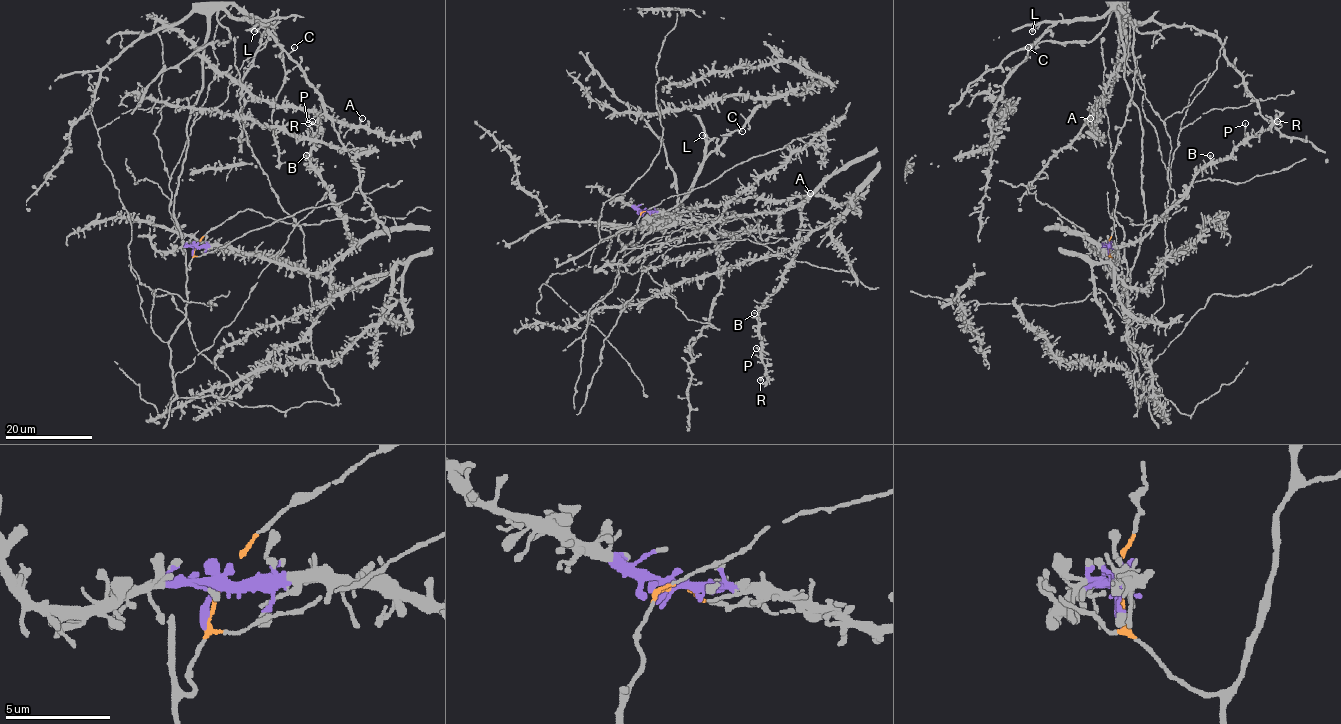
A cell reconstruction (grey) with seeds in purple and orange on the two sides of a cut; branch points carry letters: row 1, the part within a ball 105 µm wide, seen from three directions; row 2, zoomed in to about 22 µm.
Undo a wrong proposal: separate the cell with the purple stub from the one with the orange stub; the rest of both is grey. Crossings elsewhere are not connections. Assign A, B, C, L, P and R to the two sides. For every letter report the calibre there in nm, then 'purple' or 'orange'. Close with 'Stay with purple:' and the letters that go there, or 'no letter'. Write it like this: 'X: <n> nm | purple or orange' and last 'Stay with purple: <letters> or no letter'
A: 340 nm | purple
B: 200 nm | purple
C: 220 nm | orange
L: 400 nm | orange
P: 170 nm | purple
R: 400 nm | purple
Stay with purple: A, B, P, R

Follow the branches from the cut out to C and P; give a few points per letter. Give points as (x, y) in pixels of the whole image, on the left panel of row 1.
C: (195, 246), (188, 269), (174, 195), (203, 78), (207, 20), (223, 10), (256, 21), (287, 52), (293, 47)
P: (195, 246), (223, 245), (310, 272), (330, 268), (352, 249), (343, 217), (310, 165), (313, 131), (308, 123)

